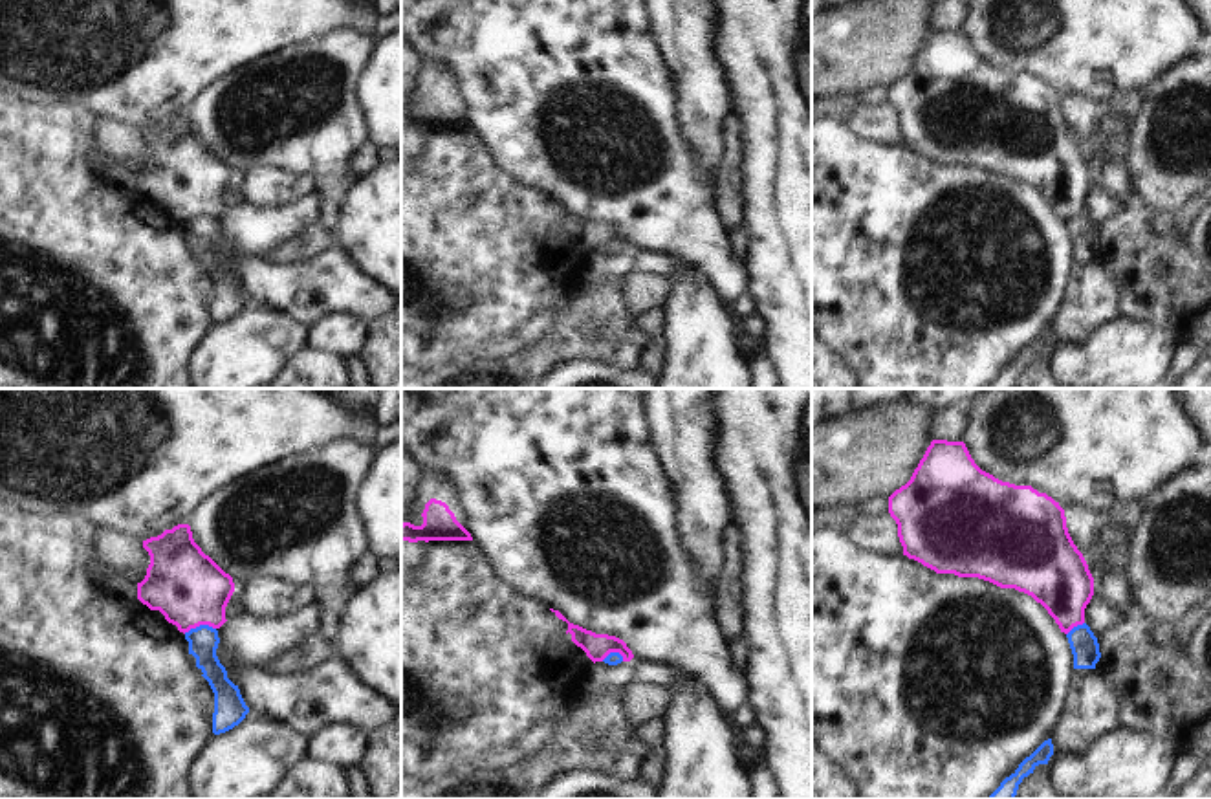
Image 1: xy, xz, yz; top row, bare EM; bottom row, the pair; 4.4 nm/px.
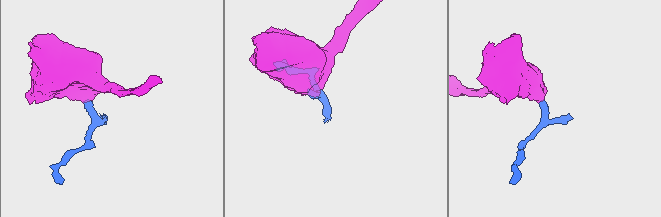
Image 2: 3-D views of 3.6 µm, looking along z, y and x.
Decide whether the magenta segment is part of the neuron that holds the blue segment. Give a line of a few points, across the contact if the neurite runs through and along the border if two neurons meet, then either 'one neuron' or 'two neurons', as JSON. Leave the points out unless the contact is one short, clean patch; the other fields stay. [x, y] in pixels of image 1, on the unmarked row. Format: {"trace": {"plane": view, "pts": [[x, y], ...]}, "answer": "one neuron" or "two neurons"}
{"trace": {"plane": "xy", "pts": [[215, 217], [196, 215], [184, 222]]}, "answer": "two neurons"}

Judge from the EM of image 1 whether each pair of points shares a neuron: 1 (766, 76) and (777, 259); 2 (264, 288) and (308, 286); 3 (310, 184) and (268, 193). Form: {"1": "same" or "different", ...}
{"1": "same", "2": "same", "3": "same"}

